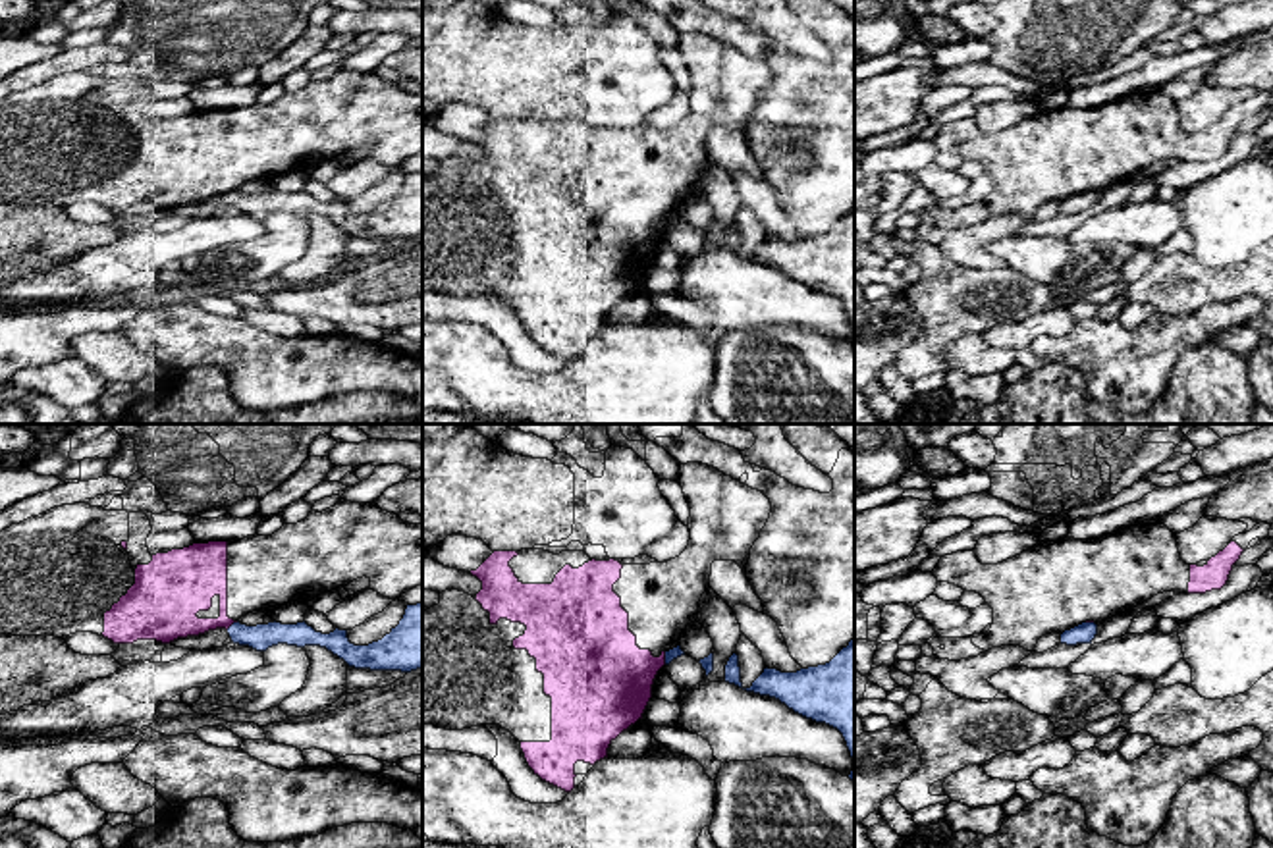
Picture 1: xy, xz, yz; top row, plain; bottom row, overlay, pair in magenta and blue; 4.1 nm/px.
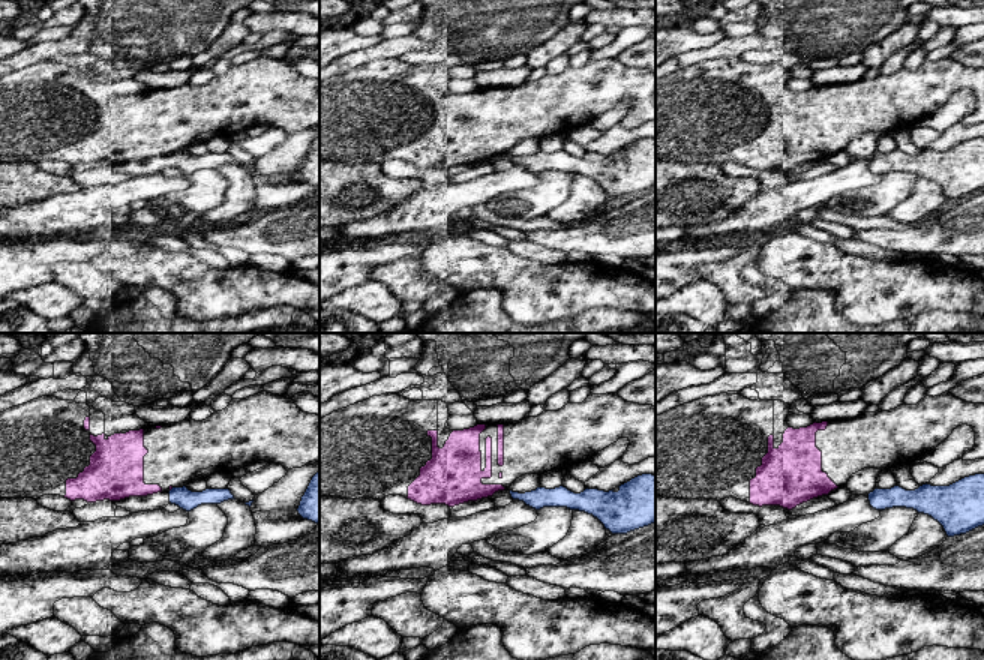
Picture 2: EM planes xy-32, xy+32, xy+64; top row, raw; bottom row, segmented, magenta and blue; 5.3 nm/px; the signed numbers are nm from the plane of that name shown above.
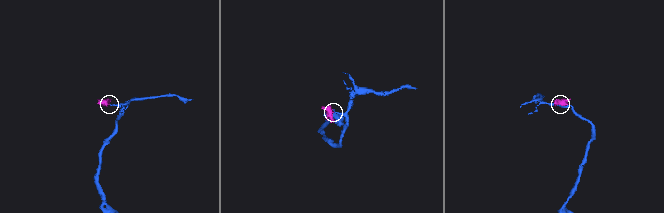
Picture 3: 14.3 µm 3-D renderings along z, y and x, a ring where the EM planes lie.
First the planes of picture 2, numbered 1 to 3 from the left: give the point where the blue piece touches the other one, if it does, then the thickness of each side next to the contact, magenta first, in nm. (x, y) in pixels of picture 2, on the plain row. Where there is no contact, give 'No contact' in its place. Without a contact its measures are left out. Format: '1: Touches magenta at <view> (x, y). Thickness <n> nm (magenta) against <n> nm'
1: No contact
2: No contact
3: No contact

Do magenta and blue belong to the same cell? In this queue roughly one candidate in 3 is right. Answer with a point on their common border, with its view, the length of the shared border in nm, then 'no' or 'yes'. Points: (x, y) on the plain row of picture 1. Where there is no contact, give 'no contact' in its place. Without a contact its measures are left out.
meets magenta in xy at (232, 191); contact 70 nm long; no

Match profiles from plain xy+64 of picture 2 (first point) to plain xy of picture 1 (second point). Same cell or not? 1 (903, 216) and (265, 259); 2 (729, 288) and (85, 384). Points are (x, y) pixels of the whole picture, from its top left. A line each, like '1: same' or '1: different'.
1: different
2: different

